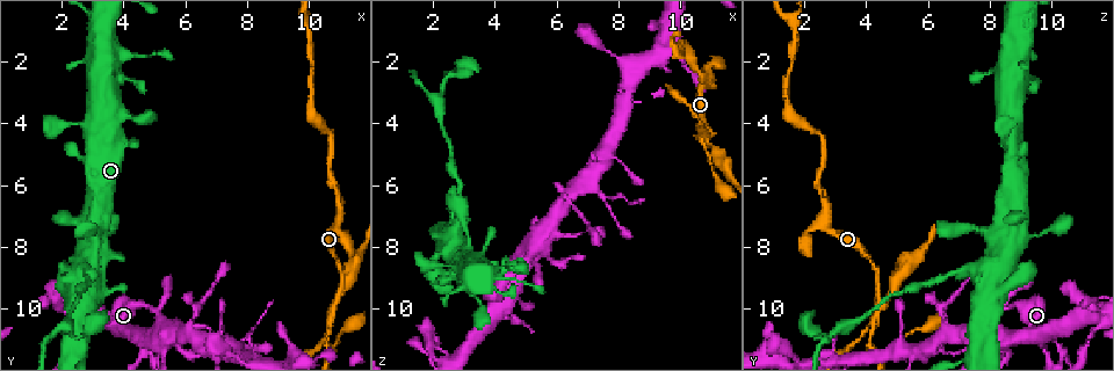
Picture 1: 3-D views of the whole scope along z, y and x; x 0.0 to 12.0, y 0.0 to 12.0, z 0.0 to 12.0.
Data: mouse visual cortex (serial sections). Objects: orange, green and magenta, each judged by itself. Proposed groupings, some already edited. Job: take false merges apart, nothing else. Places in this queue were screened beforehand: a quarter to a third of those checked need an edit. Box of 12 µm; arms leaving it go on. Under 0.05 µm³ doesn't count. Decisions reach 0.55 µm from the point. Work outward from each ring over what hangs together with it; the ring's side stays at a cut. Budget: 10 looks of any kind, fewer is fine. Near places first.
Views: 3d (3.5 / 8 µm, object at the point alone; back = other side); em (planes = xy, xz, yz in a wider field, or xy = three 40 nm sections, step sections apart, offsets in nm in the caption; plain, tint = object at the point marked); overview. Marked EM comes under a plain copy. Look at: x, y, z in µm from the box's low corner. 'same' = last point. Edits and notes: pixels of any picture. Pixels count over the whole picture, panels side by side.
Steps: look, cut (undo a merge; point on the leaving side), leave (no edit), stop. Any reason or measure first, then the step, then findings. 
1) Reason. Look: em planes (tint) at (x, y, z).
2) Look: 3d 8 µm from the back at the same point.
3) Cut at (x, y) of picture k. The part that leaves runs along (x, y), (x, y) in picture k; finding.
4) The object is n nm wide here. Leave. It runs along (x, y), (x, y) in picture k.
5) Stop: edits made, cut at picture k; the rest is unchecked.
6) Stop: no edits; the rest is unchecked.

Sharp bend. Look: 3d 8 µm at (10.8, 9.8, 4.5).

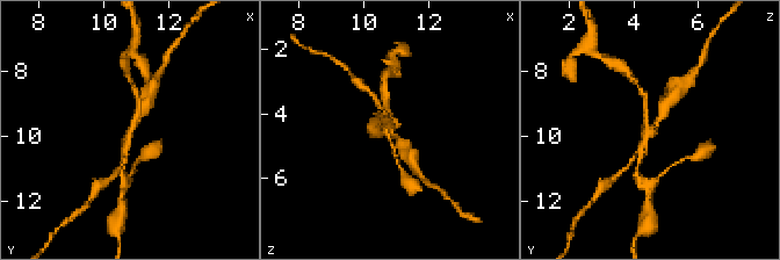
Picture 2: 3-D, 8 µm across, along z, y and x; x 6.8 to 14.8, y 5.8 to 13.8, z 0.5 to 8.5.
Zoom in. Look: 3d 3.5 µm at (10.9, 9.8, 4.5).

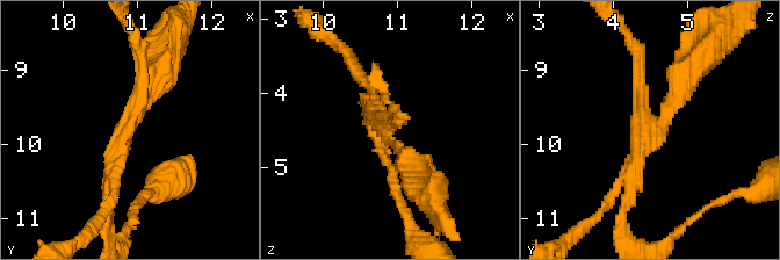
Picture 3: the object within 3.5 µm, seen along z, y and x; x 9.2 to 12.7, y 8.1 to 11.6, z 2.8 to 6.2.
4 arms meet here; the arms are 150, 150, 200, 250 nm wide. Look: em xy step 3 (tint) at (10.80, 9.80, 4.45).

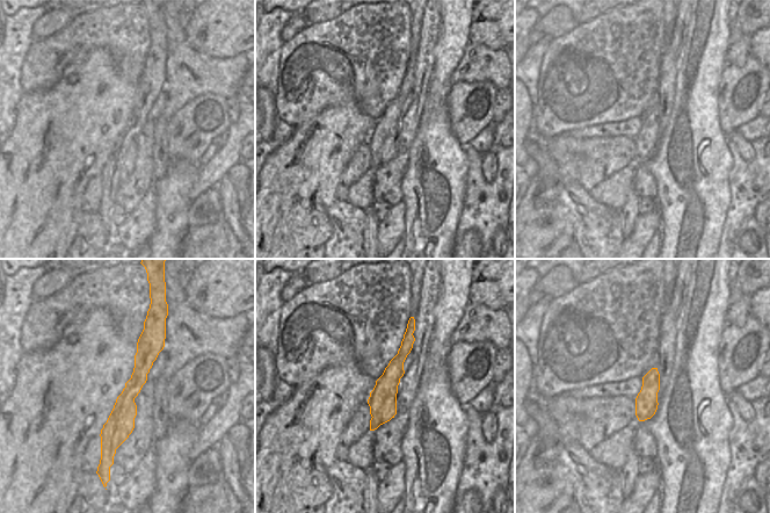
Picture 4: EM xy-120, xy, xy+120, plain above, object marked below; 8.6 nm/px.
Cut at (673, 79) of picture 3. A border runs along (133, 402), (116, 423), (116, 448) in picture 4; a second cell is stuck on.

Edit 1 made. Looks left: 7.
Arms part here. Look: 3d 3.5 µm at (6.2, 10.6, 6.5).

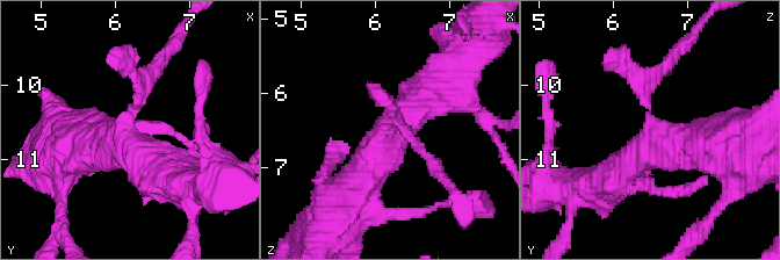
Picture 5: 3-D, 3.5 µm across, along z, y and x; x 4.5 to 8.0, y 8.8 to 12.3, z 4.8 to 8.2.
3 arms meet here; the arms are 150, 400, 600 nm wide; shape alone is not enough. Look: em xy step 1 (tint) at (6.10, 10.55, 6.55).

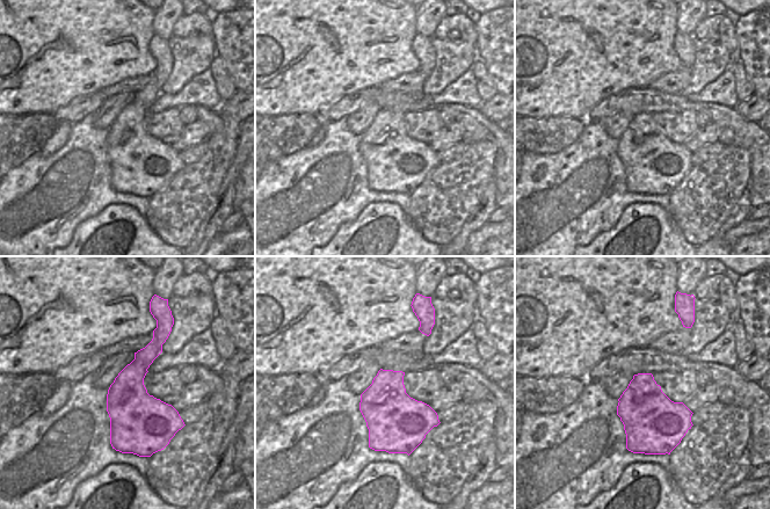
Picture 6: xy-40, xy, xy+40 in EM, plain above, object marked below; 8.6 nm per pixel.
The object is 460 nm wide here. Leave. It runs along (345, 207), (395, 123), (430, 94) in picture 5; all the same cell.

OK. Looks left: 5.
Two arms in line, one across. Look: 3d 3.5 µm at (4.6, 11.3, 10.3).

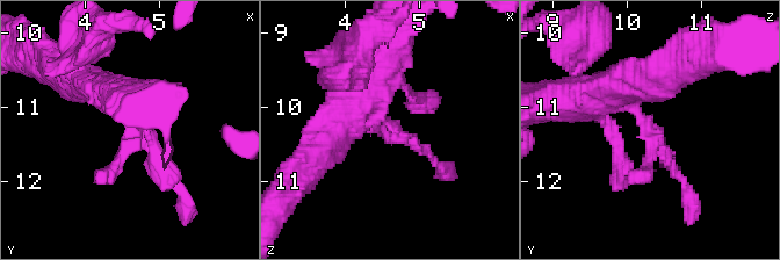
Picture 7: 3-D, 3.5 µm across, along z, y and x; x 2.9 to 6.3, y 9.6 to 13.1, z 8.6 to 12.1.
3 arms meet here; the arms are 150, 200, 500 nm wide. Look: em xy step 1 (tint) at (4.70, 11.35, 10.35).

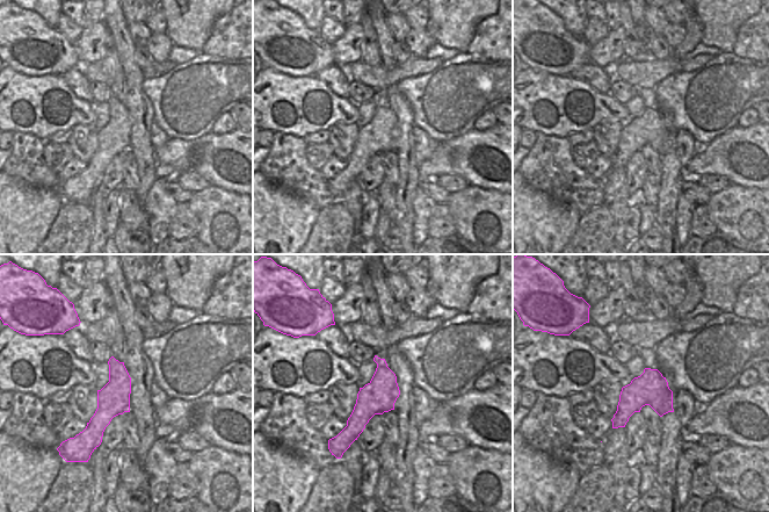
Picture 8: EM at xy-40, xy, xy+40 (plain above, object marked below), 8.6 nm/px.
Leave. All the same cell.

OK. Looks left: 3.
Abrupt turn. Look: 3d 8 µm at (2.6, 8.8, 7.6).

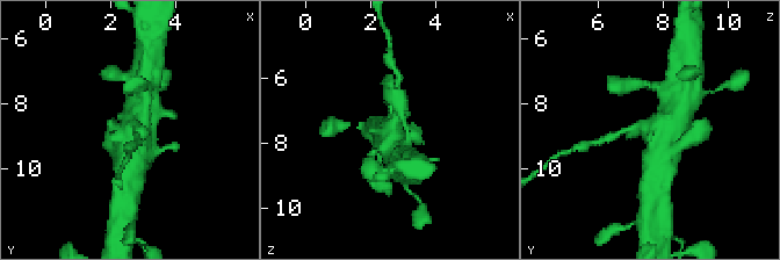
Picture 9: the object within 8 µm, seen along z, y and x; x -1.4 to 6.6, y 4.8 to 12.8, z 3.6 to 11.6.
Look: 3d 3.5 µm at (2.7, 8.7, 7.7).

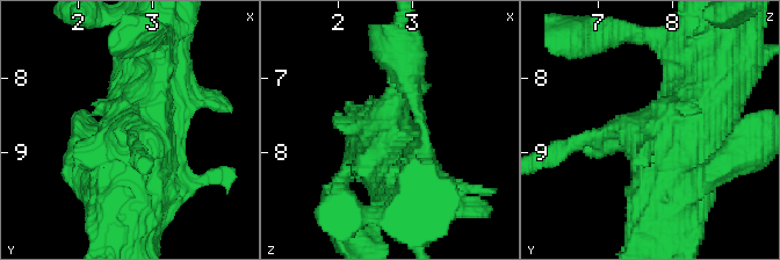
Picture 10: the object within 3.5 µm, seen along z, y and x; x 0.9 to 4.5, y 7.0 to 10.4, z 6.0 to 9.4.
Look: em xy step 2 (tint) at (2.70, 8.85, 7.70).

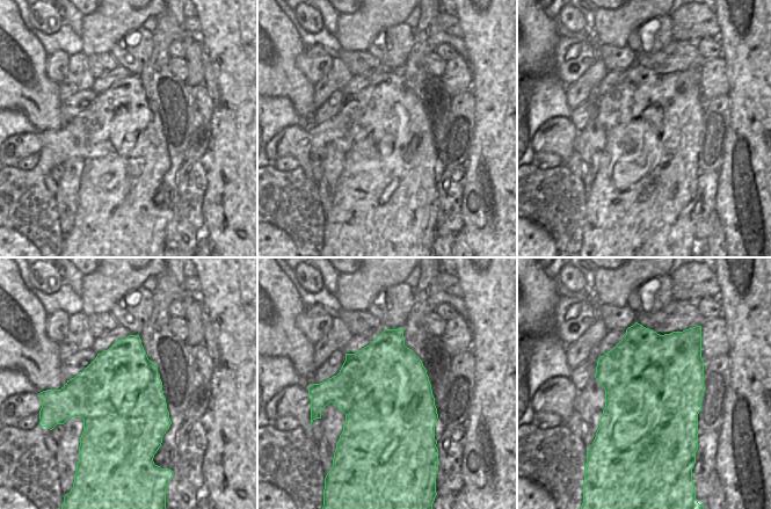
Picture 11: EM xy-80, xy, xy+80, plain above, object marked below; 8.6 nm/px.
Cut at (571, 146) of picture 10. A second cell is stuck on.

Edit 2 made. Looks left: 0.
Stop: edits made, cut at picture 3, cut at picture 10; the rest is unchecked.

